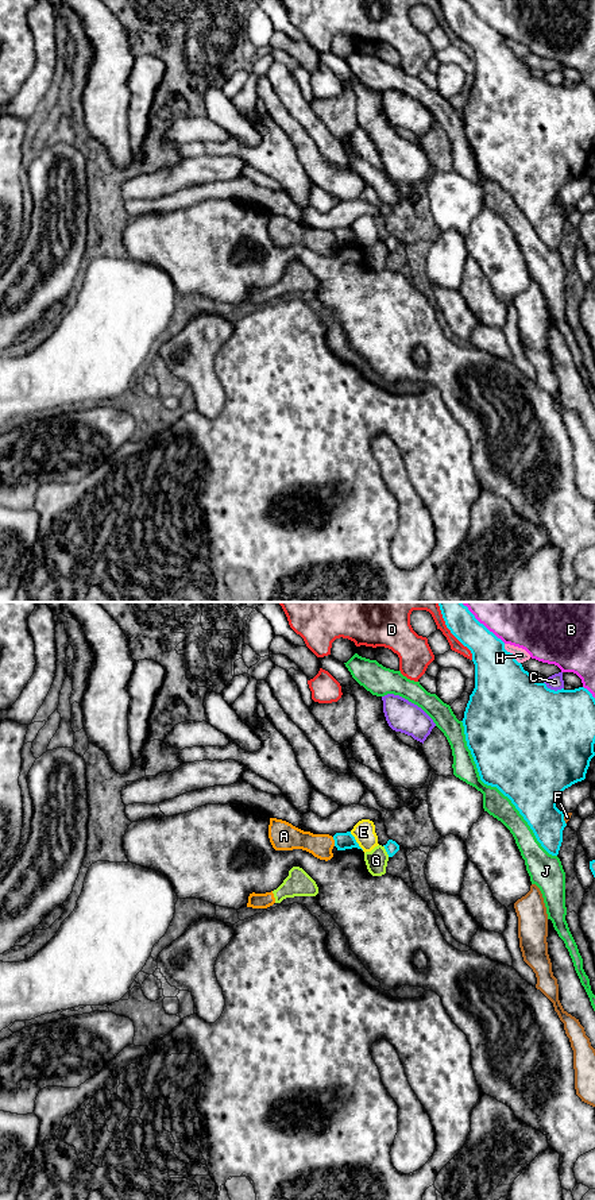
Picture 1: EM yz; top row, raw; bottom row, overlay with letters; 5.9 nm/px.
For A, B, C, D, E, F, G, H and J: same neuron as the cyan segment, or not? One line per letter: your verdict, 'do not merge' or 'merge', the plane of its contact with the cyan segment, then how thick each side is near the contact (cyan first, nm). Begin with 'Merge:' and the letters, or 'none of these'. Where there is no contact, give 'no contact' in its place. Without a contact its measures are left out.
Merge: none of these
A: do not merge; contact in yz; calibres 100 and 140 nm
B: do not merge; contact in yz; calibres 220 and 460 nm
C: do not merge; contact in yz; calibres 500 and 90 nm
D: do not merge; contact in yz; calibres 190 and 190 nm
E: do not merge; contact in yz; calibres 100 and 130 nm
F: do not merge; contact in yz; calibres 300 and 40 nm
G: do not merge; contact in yz; calibres 80 and 130 nm
H: do not merge; contact in yz; calibres 380 and 80 nm
J: do not merge; contact in yz; calibres 500 and 150 nm

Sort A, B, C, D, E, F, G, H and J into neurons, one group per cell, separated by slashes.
A G / B / C / D / E / F / H / J

